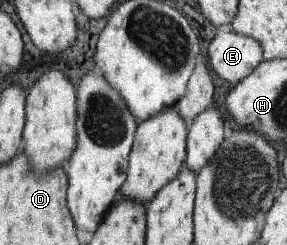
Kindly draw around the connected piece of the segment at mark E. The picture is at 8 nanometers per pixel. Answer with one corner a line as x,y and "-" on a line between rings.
230,28
218,31
207,51
213,73
231,86
252,74
264,61
261,44
256,39
239,35

